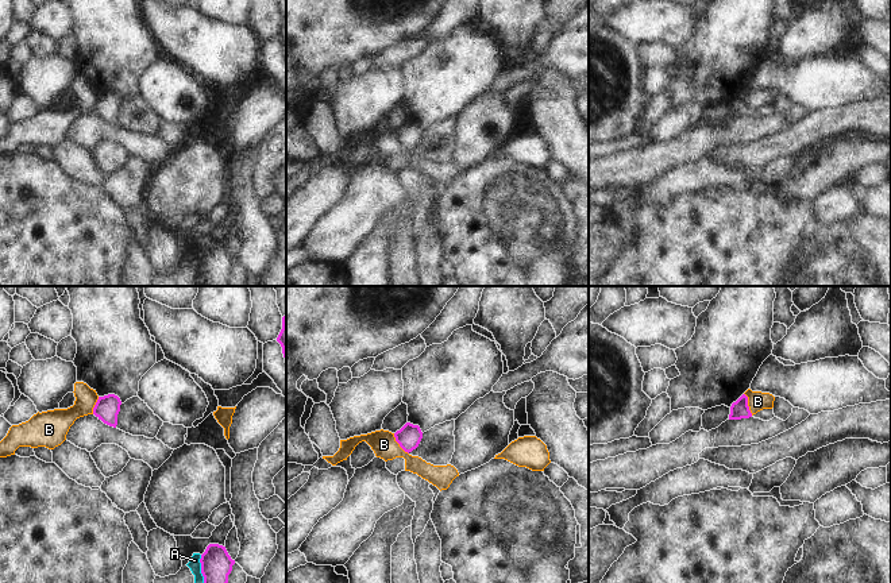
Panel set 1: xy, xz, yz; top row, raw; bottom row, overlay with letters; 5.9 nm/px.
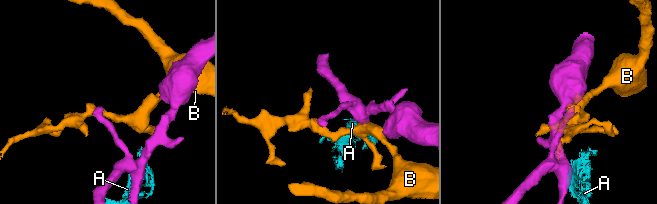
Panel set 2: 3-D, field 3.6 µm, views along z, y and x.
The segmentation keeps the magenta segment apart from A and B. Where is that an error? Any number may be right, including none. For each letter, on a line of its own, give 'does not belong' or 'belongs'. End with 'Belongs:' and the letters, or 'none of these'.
A: does not belong
B: does not belong
Belongs: none of these

